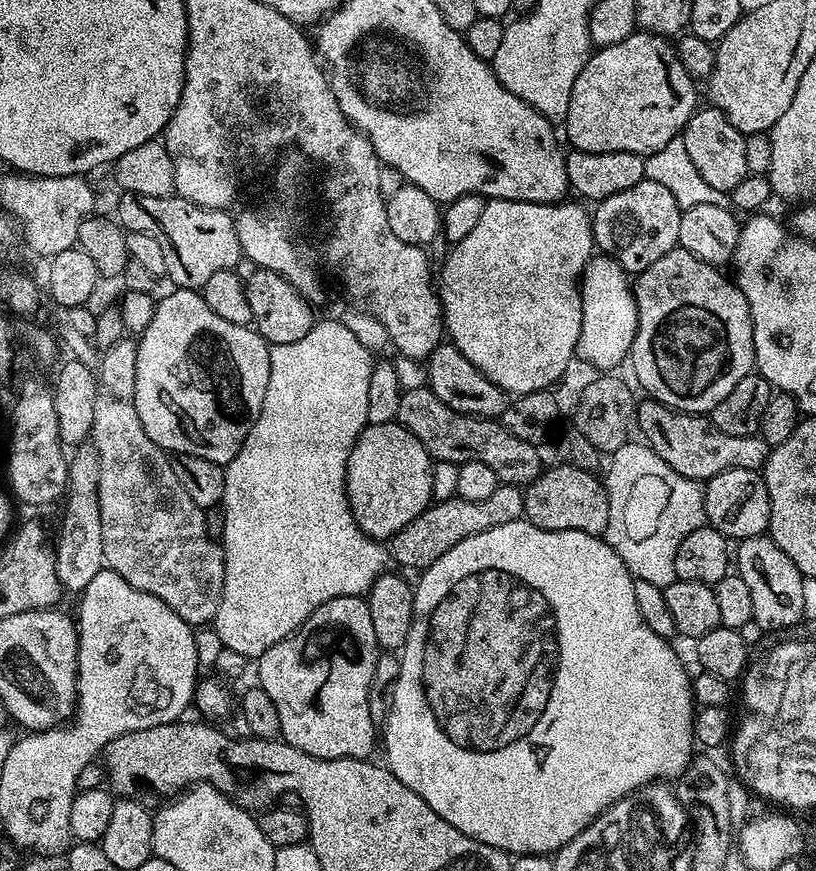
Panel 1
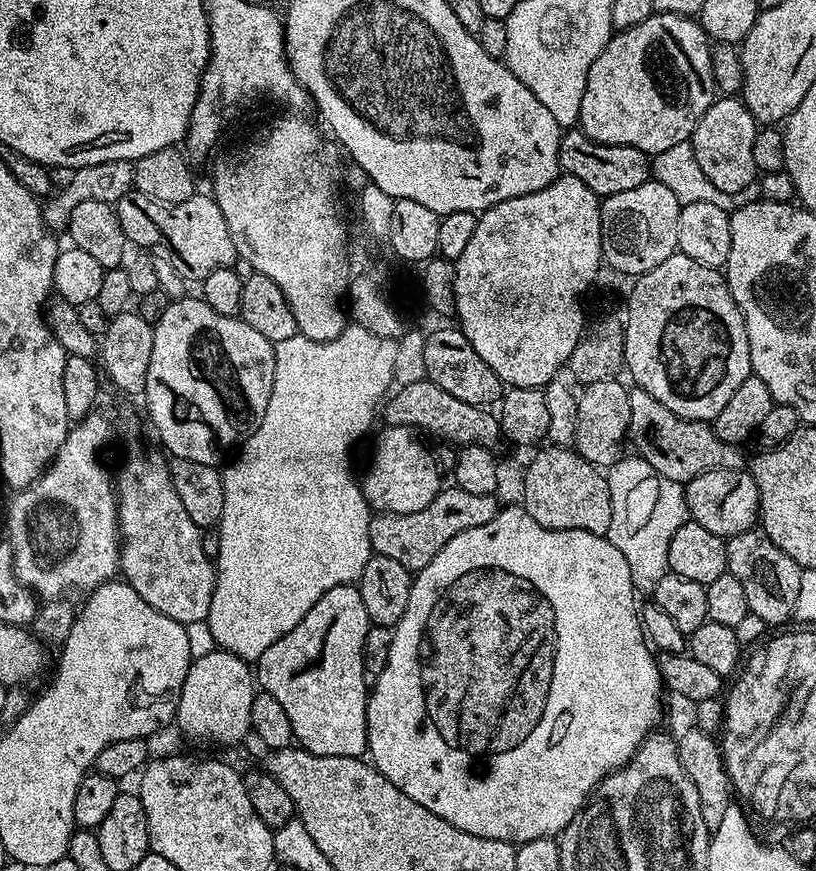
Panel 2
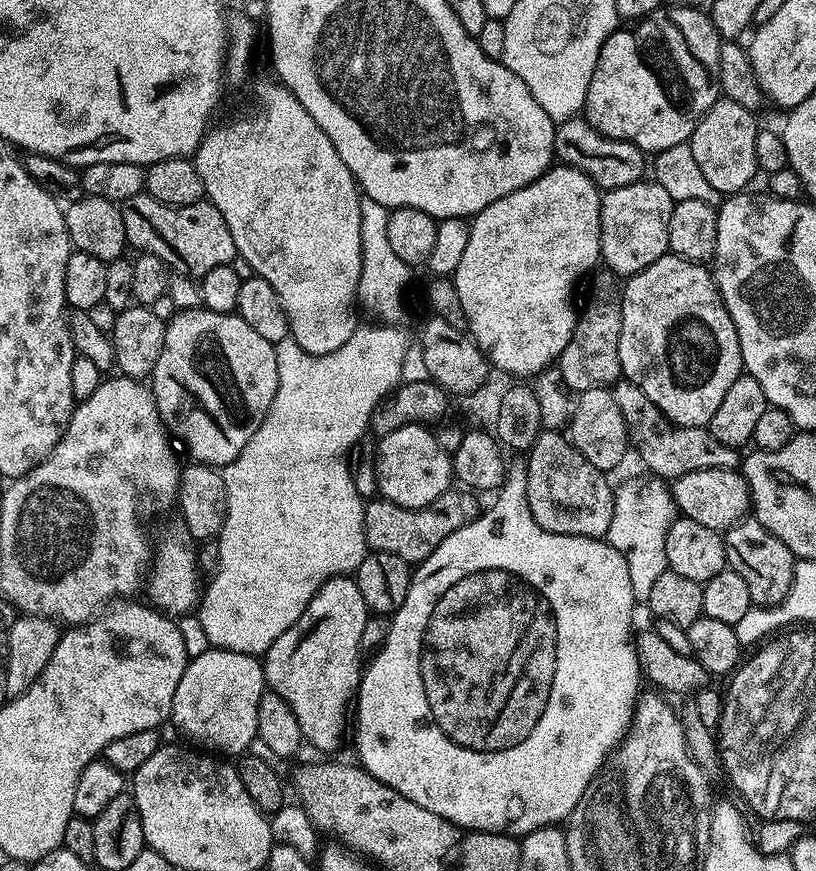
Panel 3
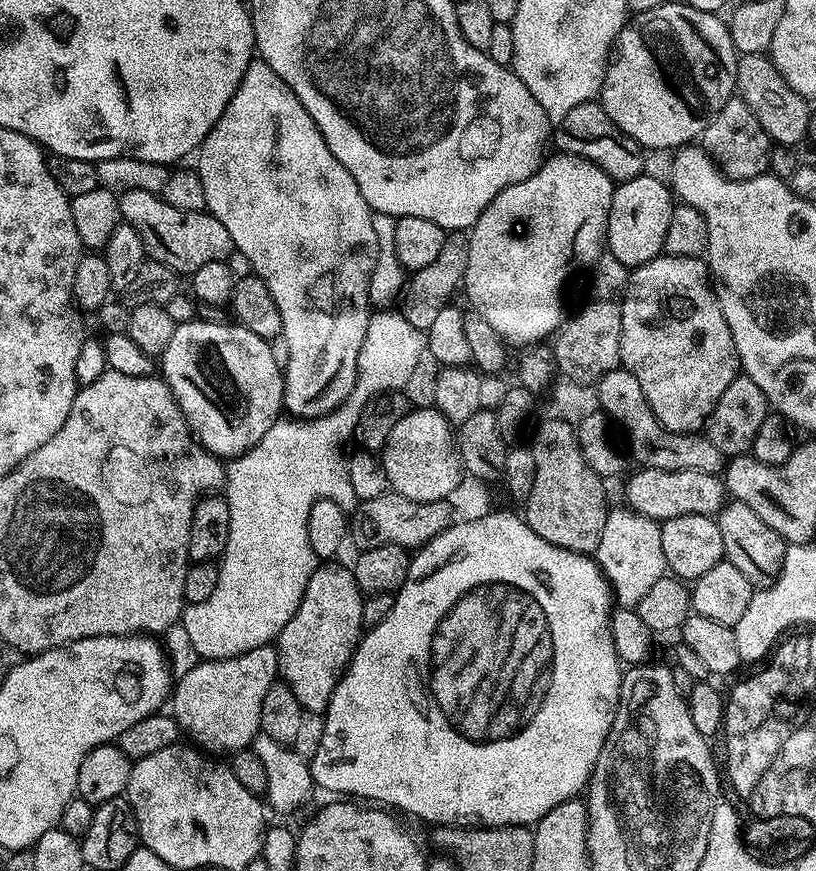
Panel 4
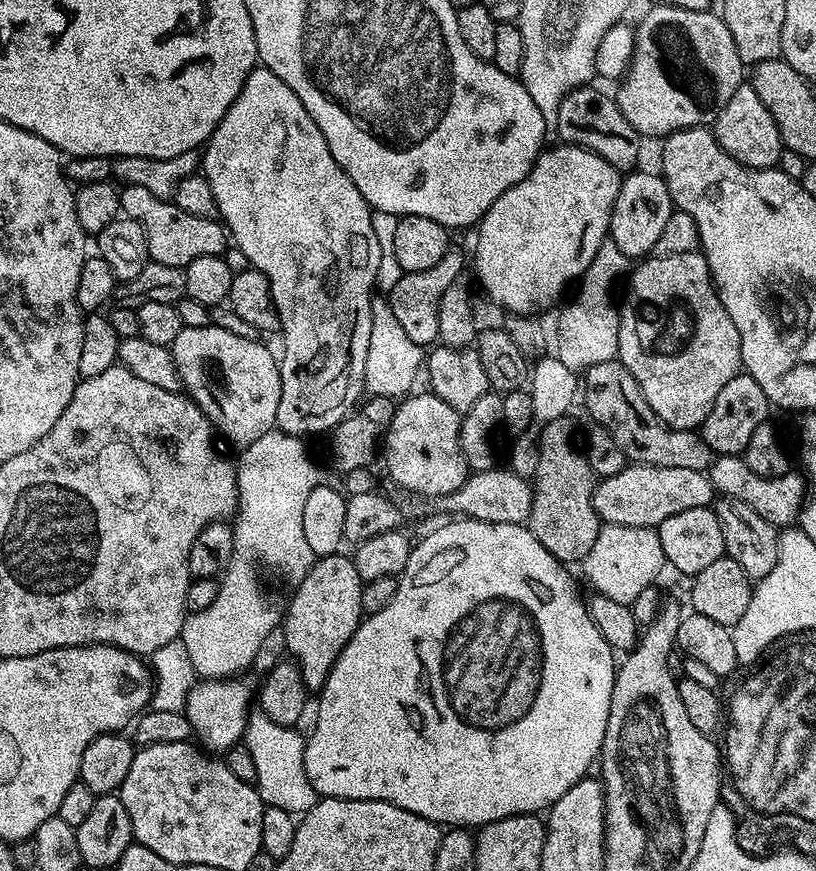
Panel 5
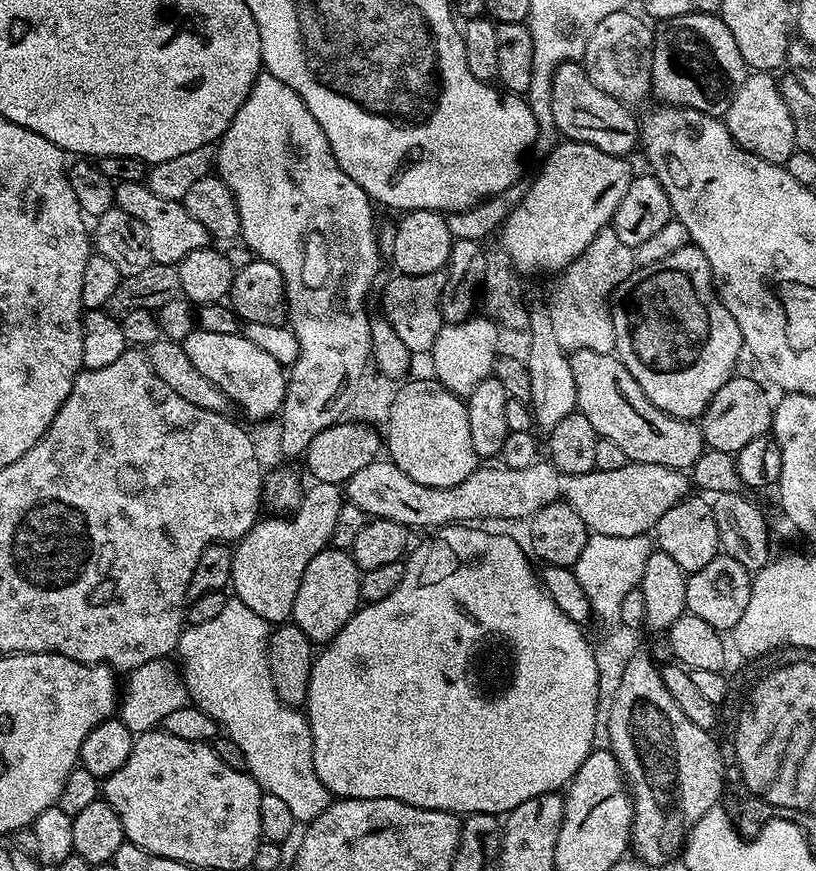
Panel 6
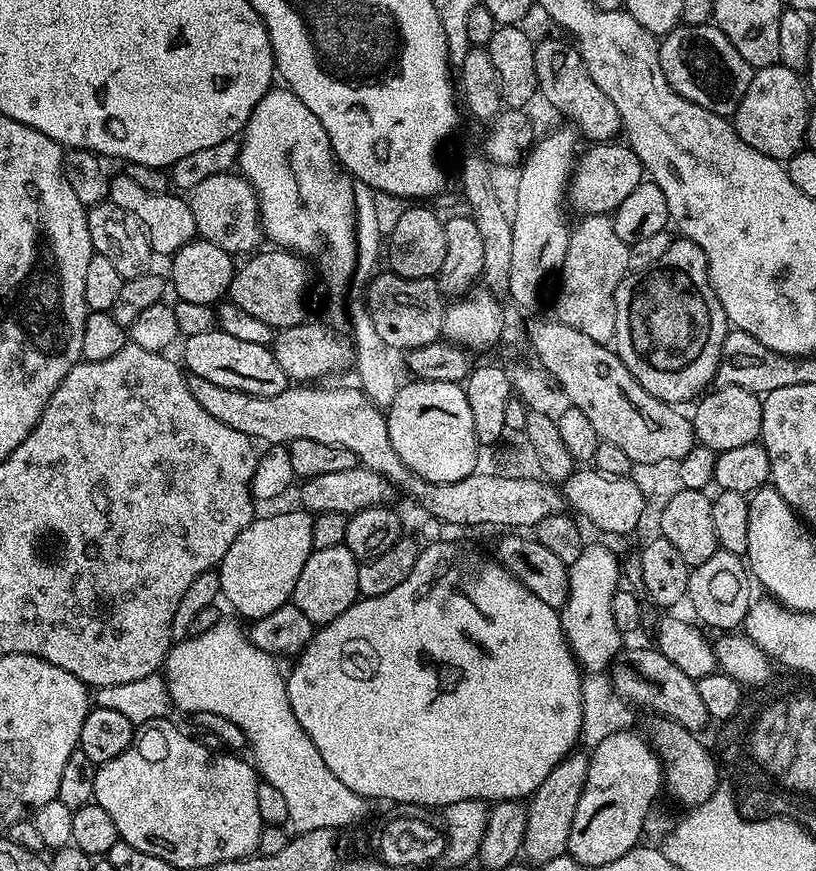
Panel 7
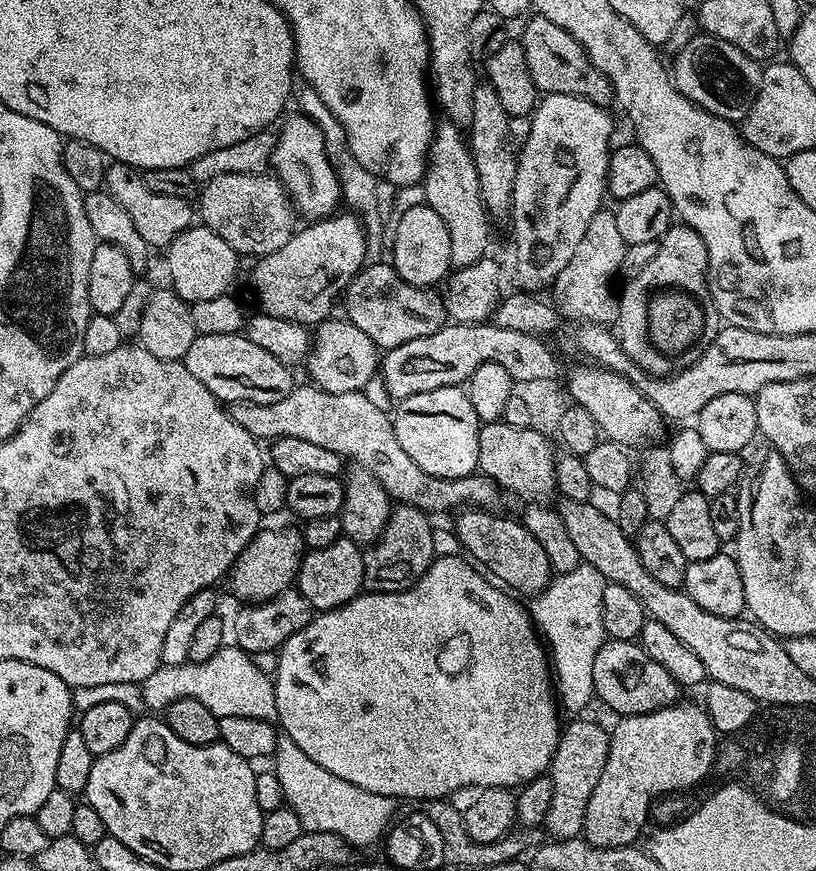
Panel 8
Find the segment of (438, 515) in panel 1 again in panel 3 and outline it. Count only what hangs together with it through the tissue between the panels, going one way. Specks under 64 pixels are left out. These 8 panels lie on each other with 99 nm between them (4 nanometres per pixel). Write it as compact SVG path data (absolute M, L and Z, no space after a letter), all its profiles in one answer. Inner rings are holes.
M456 490L443 492L438 499L425 508L403 508L383 498L369 501L364 510L364 537L371 551L398 554L410 566L421 564L454 530L469 519L470 513Z

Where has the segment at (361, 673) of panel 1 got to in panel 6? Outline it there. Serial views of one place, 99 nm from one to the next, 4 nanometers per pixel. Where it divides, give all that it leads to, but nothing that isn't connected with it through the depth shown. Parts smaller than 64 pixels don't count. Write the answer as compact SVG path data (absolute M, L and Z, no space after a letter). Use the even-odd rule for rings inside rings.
M333 546L322 549L310 559L305 574L302 575L301 586L293 600L291 623L298 625L312 639L313 645L327 644L340 633L346 622L350 622L357 608L361 607L361 575L351 551Z

